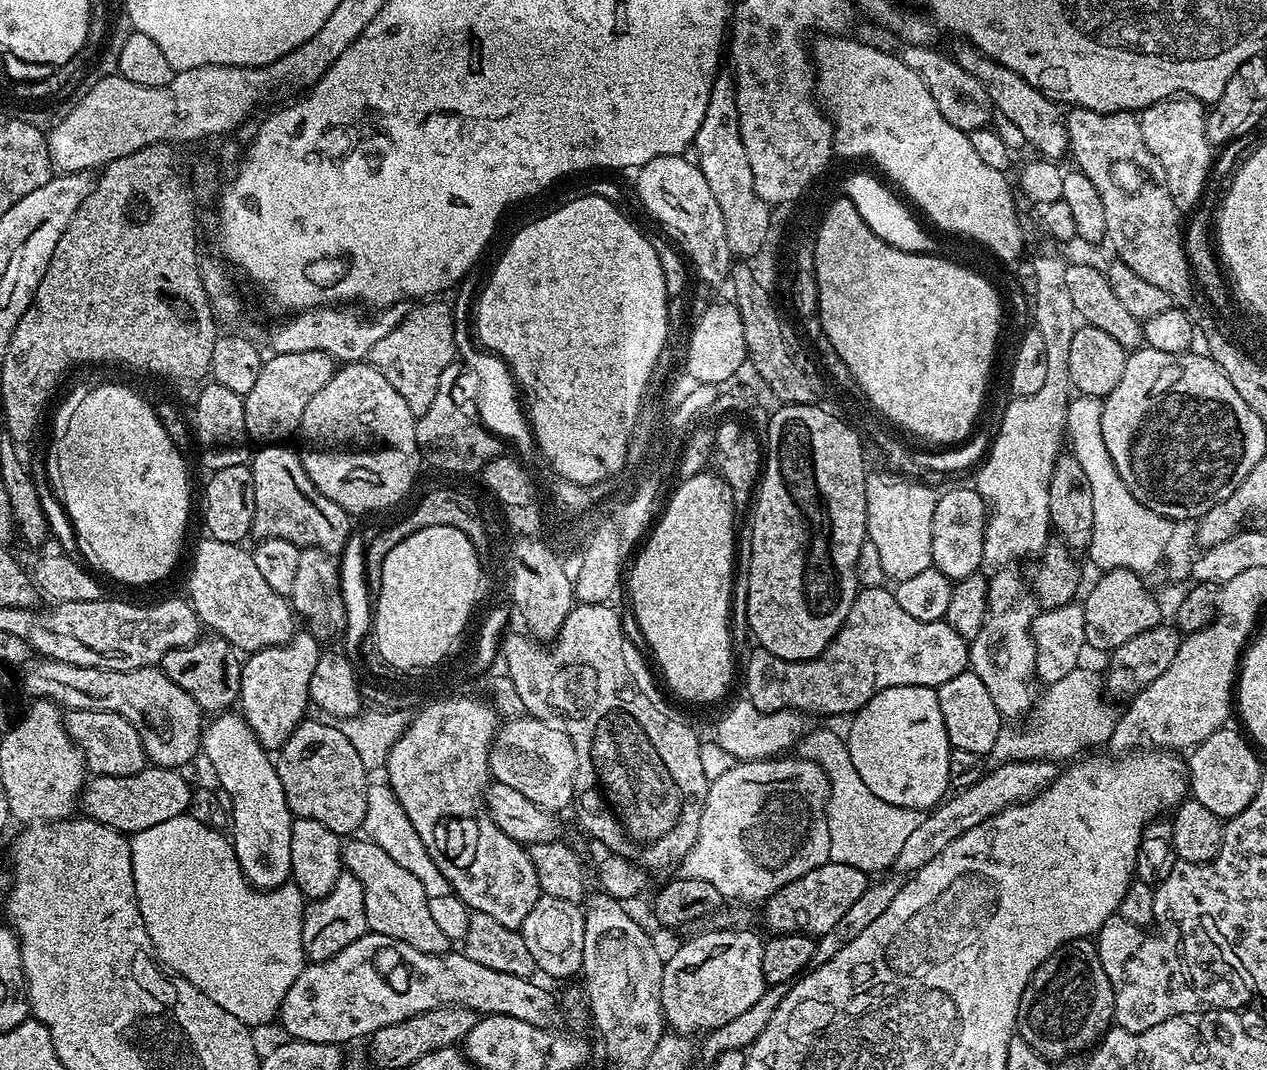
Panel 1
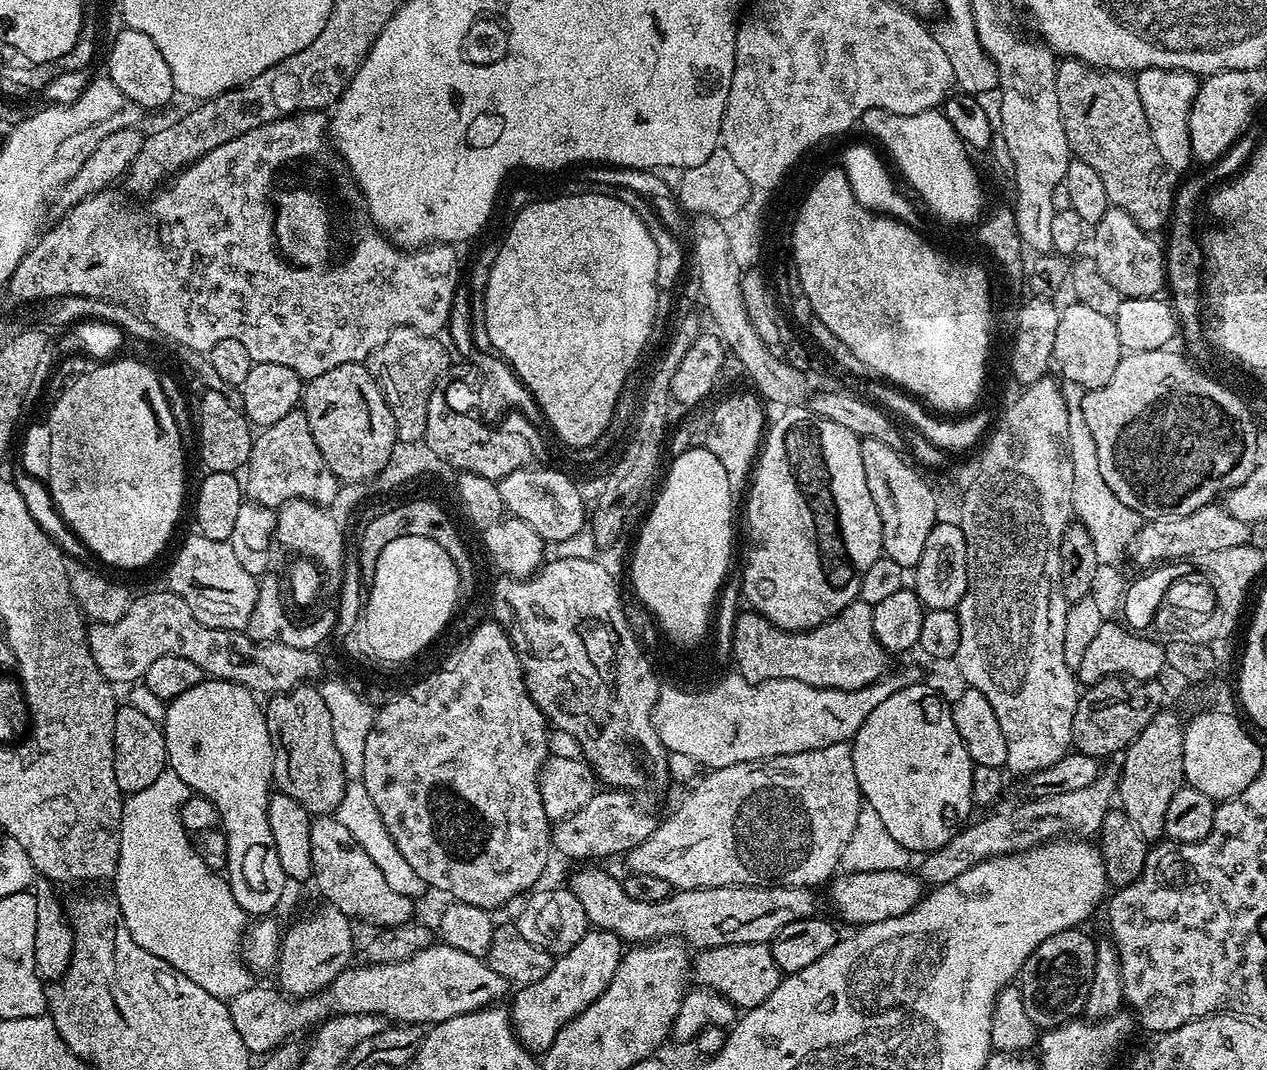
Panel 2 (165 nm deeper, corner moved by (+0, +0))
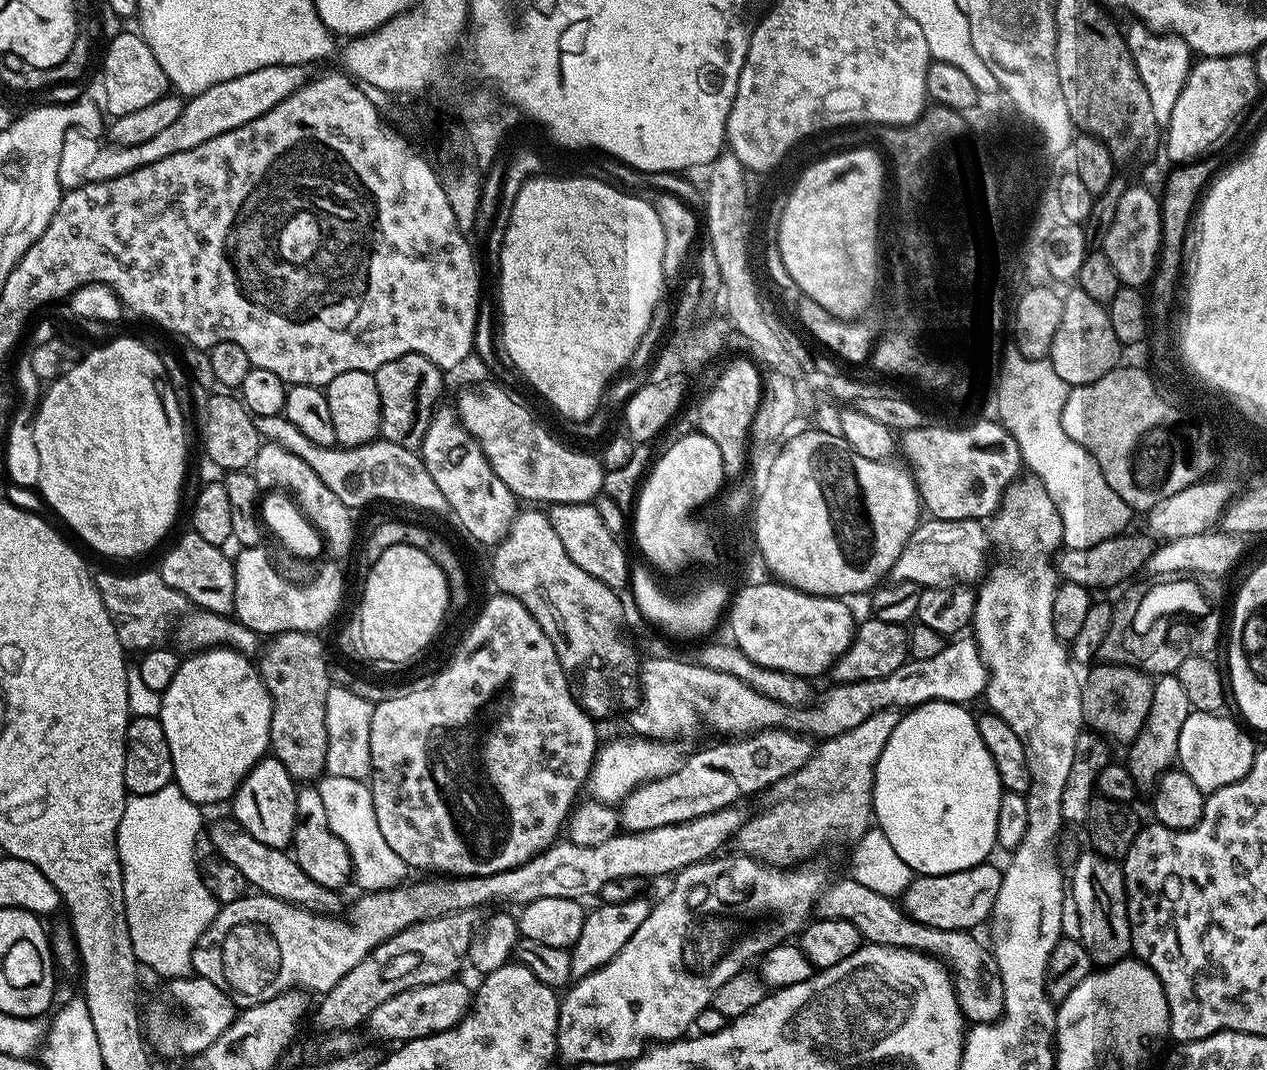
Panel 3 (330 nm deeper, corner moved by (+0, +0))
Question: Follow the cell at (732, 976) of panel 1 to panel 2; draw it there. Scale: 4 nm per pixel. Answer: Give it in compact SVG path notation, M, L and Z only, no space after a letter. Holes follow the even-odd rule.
M731 944L706 948L700 956L691 961L690 976L701 988L722 994L737 1009L747 1010L756 1008L779 986L782 973L774 962L774 954L768 944Z

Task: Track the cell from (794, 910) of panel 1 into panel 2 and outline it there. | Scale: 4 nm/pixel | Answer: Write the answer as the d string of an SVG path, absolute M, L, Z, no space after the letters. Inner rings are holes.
M870 870L869 872L844 872L827 885L832 908L851 926L882 922L886 918L901 916L916 907L922 899L922 883L918 875L905 870Z

